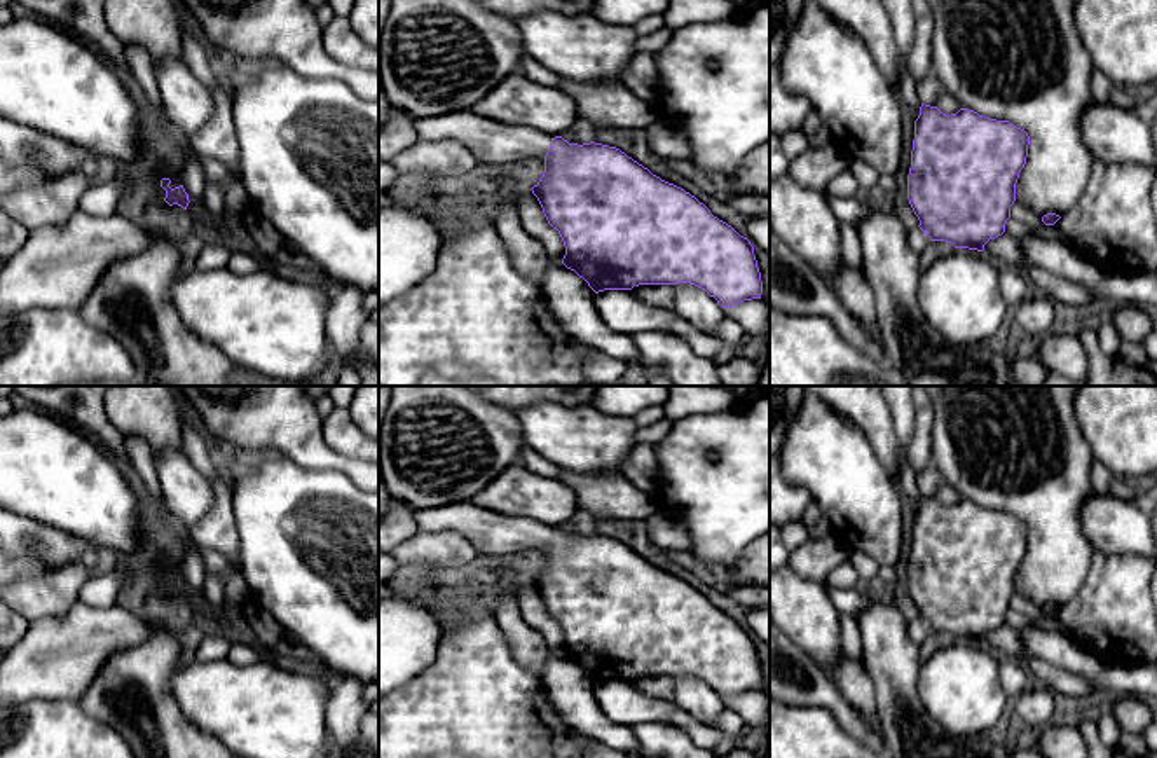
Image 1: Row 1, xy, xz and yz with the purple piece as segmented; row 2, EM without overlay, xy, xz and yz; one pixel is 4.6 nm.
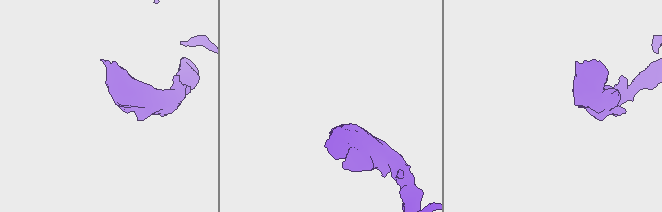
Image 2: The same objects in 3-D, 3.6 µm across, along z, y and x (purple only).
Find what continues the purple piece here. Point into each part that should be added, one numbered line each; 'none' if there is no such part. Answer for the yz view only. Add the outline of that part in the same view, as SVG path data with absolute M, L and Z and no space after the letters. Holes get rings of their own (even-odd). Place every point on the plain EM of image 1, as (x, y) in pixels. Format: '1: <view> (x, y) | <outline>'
1: yz (918, 633) | M916 618L909 622L907 634L913 643L921 646L932 631L920 618Z

